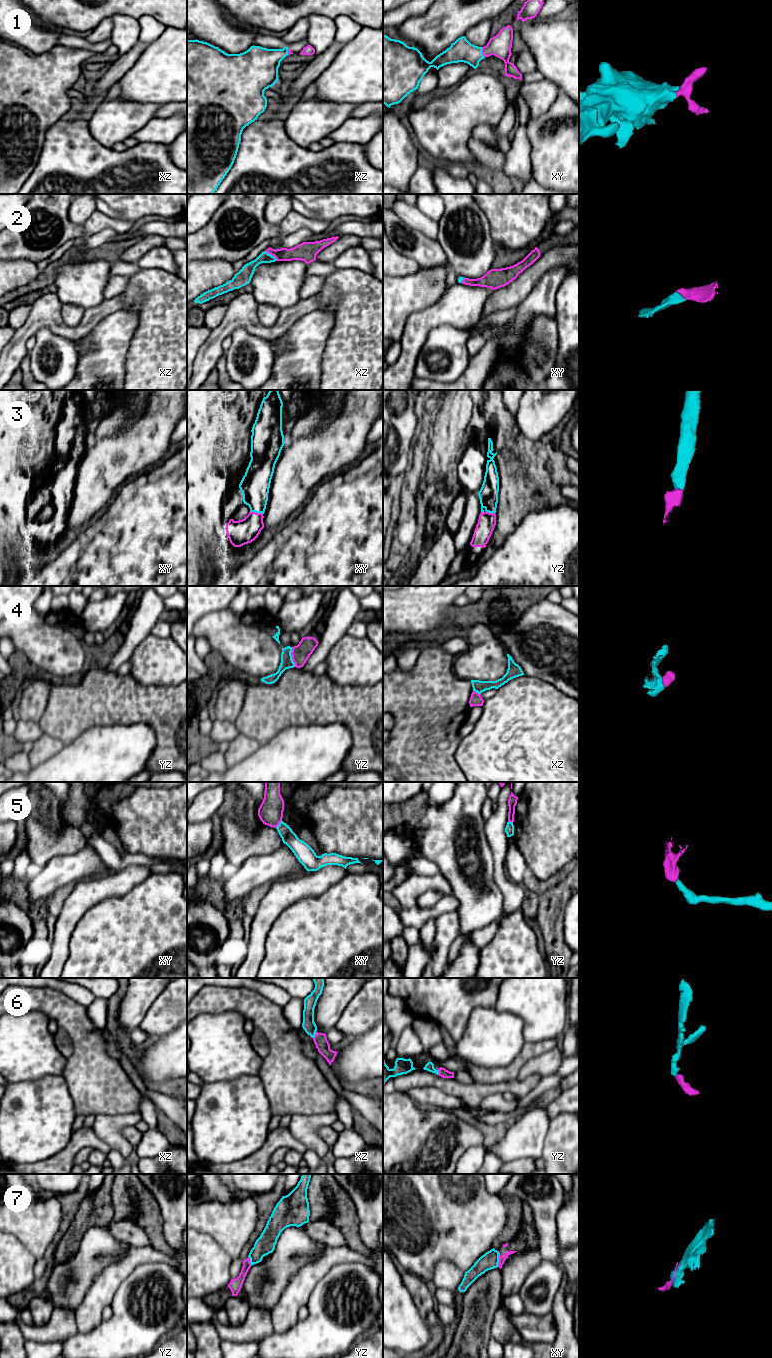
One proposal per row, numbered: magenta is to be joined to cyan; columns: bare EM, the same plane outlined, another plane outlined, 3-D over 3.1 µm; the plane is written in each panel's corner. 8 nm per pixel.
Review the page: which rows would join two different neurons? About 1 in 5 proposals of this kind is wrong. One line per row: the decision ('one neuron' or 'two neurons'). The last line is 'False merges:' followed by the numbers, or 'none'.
1: one neuron
2: one neuron
3: one neuron
4: one neuron
5: two neurons
6: one neuron
7: two neurons
False merges: 5, 7

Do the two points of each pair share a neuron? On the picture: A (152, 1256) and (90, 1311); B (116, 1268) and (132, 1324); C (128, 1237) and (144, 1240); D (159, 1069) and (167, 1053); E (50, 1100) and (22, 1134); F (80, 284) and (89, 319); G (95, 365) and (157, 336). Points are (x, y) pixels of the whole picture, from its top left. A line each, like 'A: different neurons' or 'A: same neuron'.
A: same neuron
B: different neurons
C: same neuron
D: same neuron
E: same neuron
F: different neurons
G: different neurons

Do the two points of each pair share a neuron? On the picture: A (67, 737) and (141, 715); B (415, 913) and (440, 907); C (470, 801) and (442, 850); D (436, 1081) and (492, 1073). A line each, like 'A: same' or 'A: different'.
A: same
B: same
C: same
D: different

